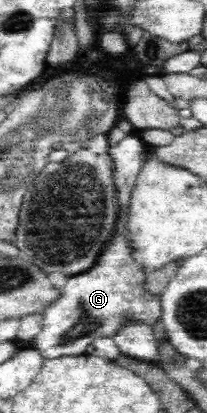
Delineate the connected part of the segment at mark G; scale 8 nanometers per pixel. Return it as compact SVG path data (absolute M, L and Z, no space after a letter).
M116 230L112 240L108 242L106 249L97 260L97 265L81 275L69 278L67 285L63 288L63 297L42 314L41 331L31 340L28 349L35 350L44 360L79 355L85 353L88 345L97 337L114 337L116 329L129 318L139 318L151 325L159 320L160 299L145 293L143 283L145 283L146 276L128 255L129 250L122 237L122 230Z

